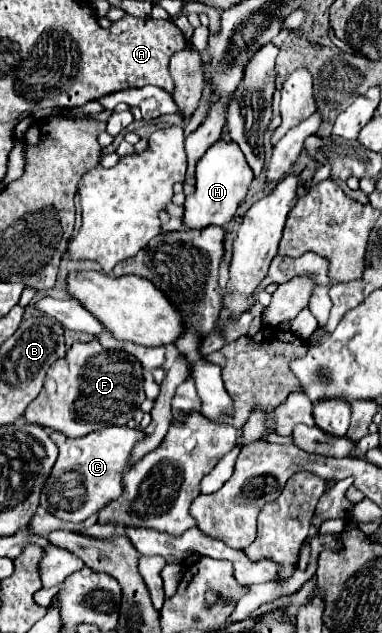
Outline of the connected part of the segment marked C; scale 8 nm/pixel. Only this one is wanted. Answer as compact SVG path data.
M107 427L93 431L87 437L71 439L61 431L53 431L51 439L59 445L59 459L43 487L41 505L45 505L55 517L63 521L81 523L91 515L97 515L107 503L119 499L123 493L123 473L127 469L131 451L137 441L145 439L145 431L125 427Z

